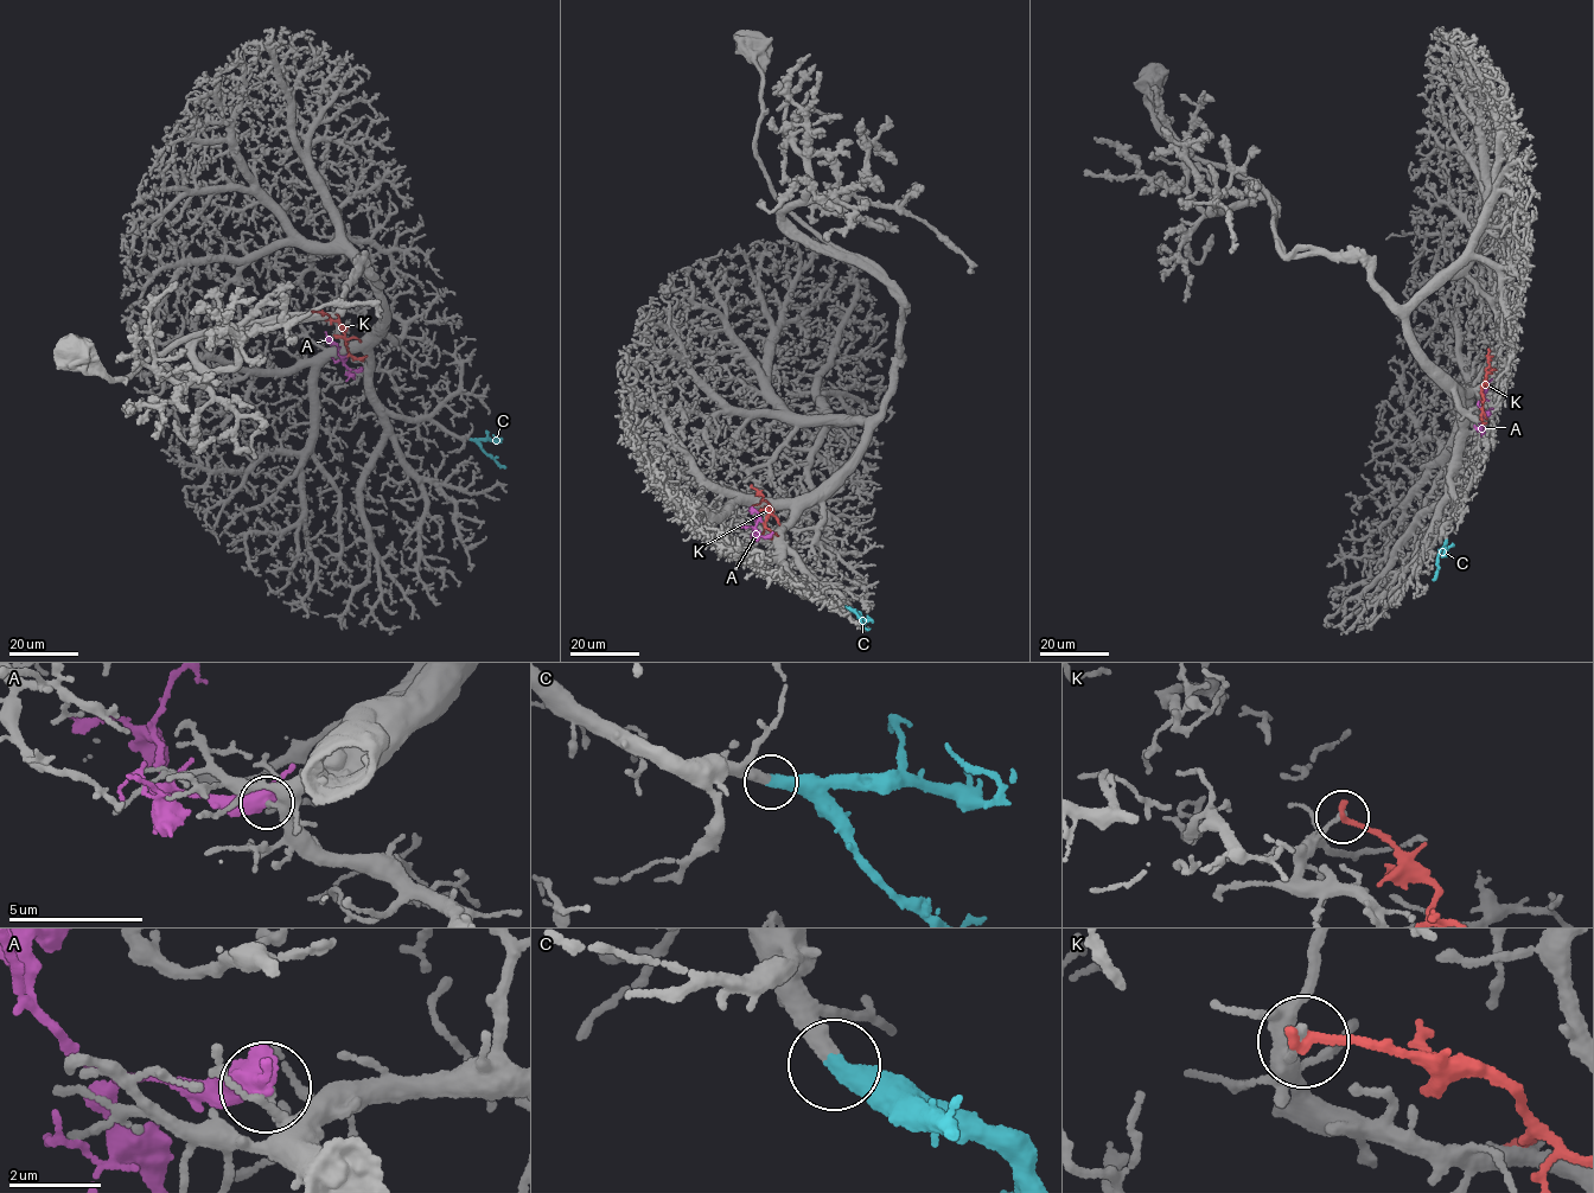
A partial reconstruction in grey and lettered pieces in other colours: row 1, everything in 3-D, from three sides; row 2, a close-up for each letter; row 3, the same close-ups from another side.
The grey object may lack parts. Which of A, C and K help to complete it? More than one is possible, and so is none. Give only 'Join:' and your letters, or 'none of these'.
Join: C

